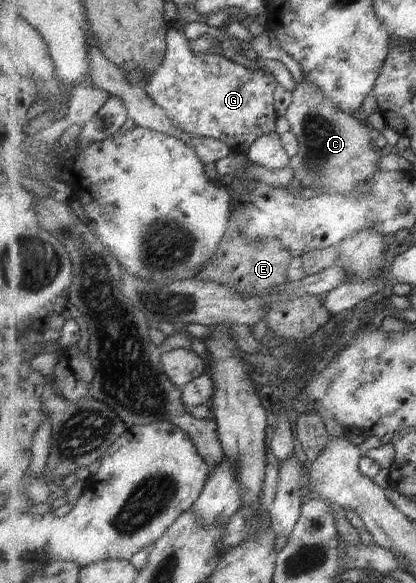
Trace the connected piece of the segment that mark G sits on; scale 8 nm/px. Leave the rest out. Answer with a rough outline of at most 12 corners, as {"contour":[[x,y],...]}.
{"contour":[[183,26],[142,85],[183,131],[247,152],[275,134],[279,79]]}

